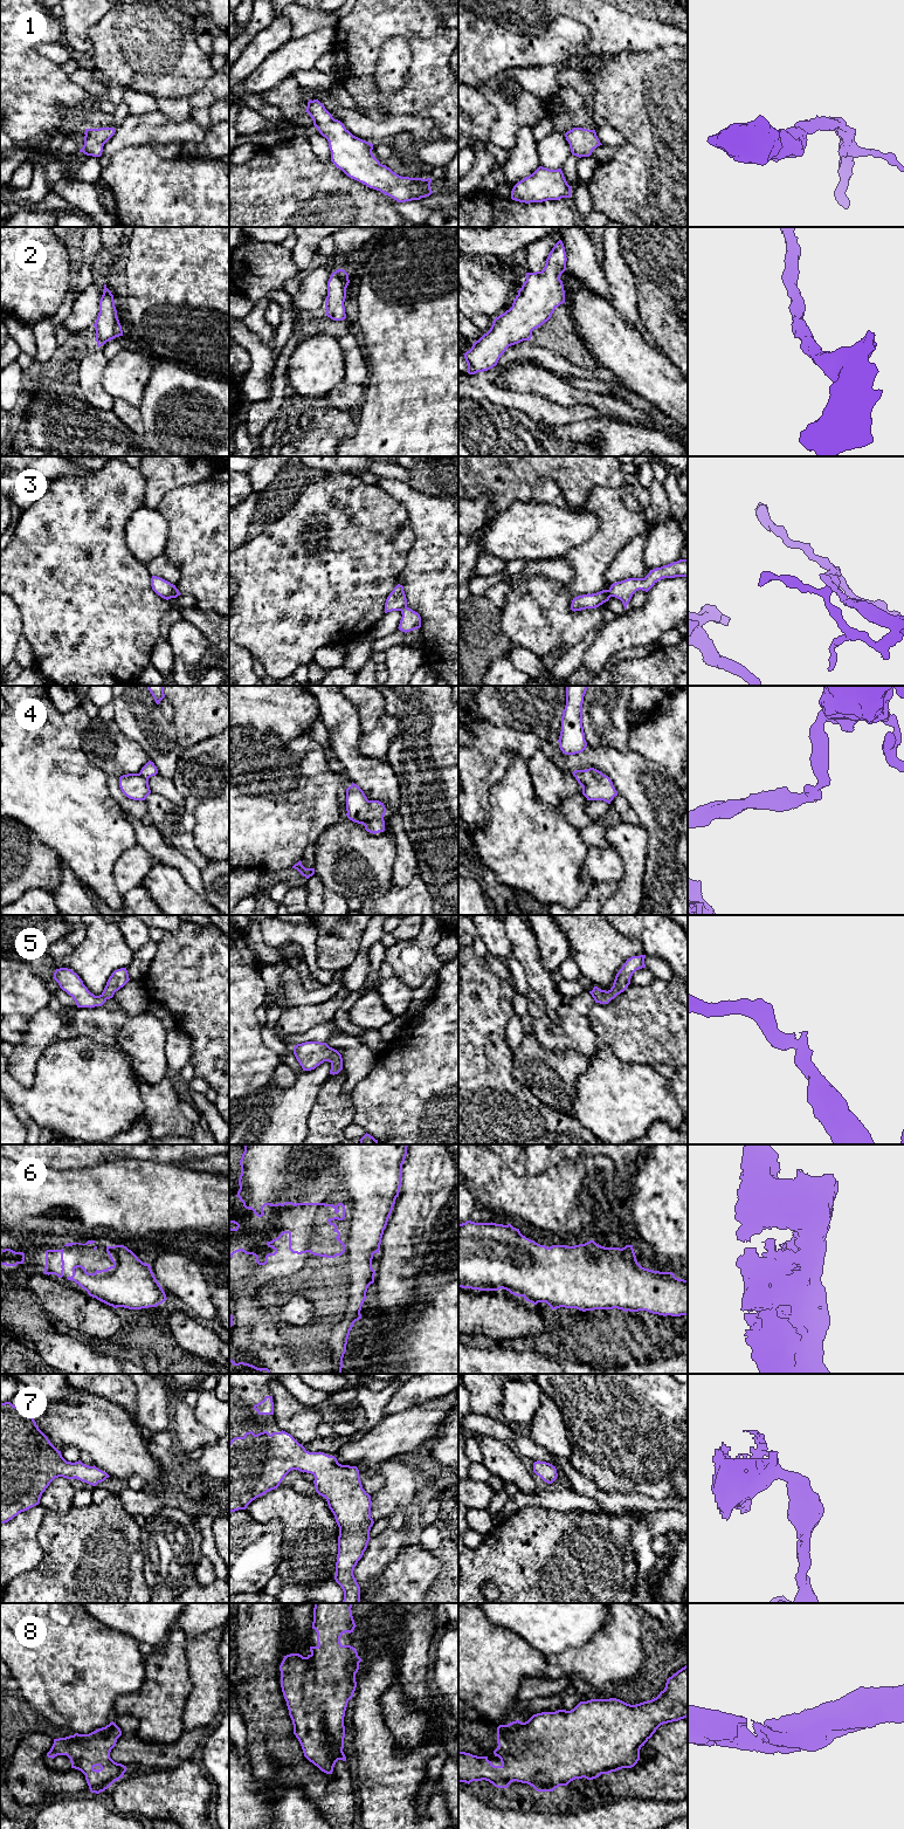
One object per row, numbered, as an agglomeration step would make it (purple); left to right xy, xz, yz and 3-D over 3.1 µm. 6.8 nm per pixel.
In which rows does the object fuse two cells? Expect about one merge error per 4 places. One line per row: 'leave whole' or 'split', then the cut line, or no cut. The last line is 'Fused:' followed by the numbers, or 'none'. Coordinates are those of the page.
1: leave whole; cut none
2: leave whole; cut none
3: split; cut yz (608, 590), (611, 596)
4: leave whole; cut none
5: leave whole; cut none
6: leave whole; cut none
7: leave whole; cut none
8: leave whole; cut none
Fused: 3

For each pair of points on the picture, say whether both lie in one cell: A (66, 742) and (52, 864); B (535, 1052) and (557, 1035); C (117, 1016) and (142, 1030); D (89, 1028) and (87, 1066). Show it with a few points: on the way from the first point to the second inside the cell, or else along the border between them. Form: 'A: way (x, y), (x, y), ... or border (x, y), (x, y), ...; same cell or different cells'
A: border (33, 831), (56, 852), (63, 864); different cells
B: border (533, 1037), (549, 1049), (570, 1049); different cells
C: border (126, 1018), (117, 1035), (117, 1046); different cells
D: border (76, 1035), (114, 1047); different cells

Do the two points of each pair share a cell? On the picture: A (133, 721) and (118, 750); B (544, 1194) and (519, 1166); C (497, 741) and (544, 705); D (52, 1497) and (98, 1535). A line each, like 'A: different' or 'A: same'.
A: different
B: different
C: different
D: different

